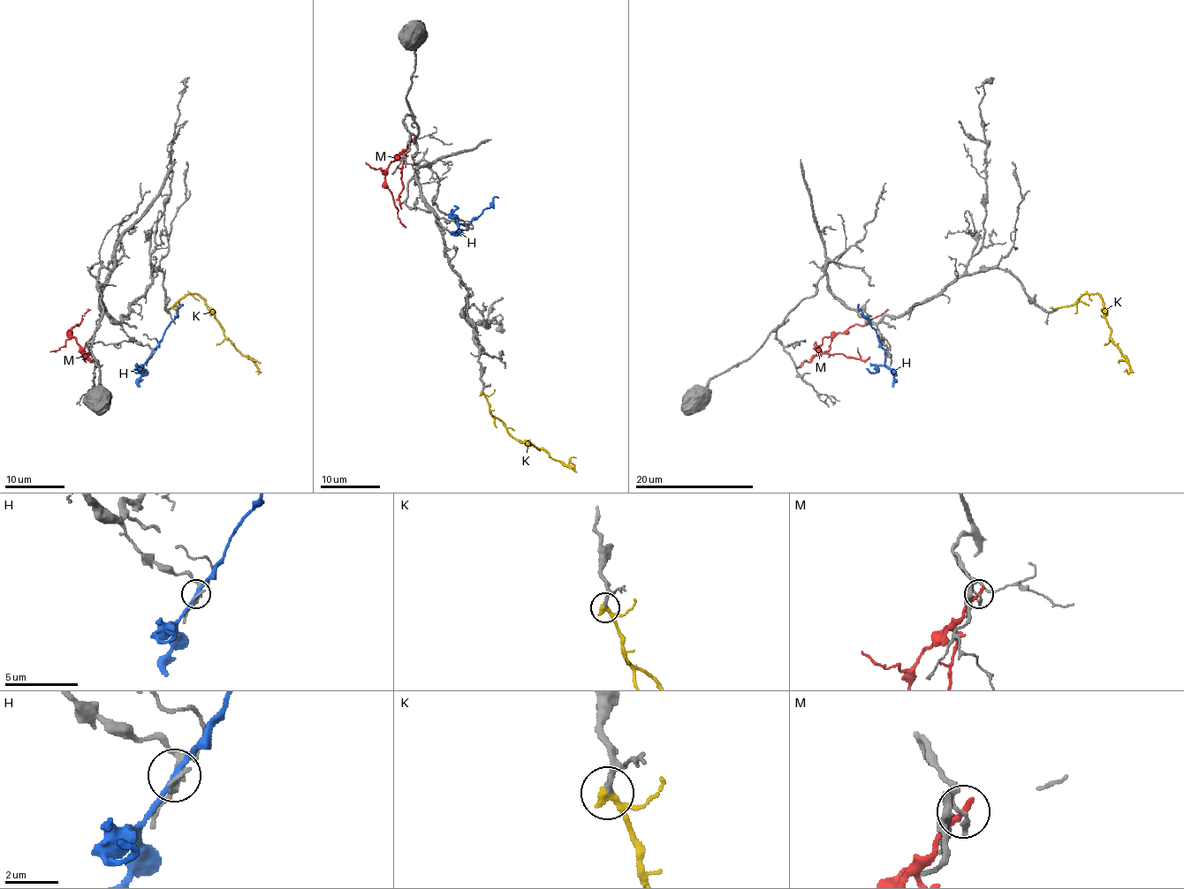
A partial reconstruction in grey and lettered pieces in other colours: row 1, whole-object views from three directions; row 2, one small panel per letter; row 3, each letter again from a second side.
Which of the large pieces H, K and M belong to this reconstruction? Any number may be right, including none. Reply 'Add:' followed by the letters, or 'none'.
Add: K

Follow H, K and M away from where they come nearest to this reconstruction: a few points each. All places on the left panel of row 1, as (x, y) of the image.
H: (151, 354), (183, 304)
K: (166, 311), (185, 294), (197, 294), (227, 339), (254, 363), (258, 370), (255, 372)
M: (98, 365), (83, 354), (83, 350), (70, 333), (91, 309)

